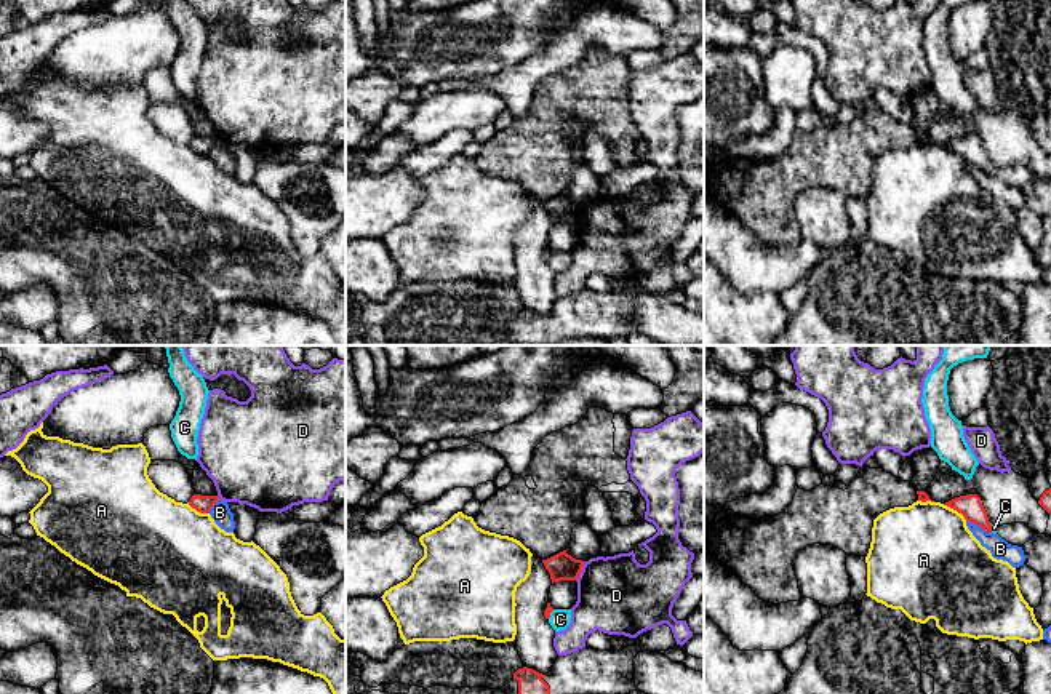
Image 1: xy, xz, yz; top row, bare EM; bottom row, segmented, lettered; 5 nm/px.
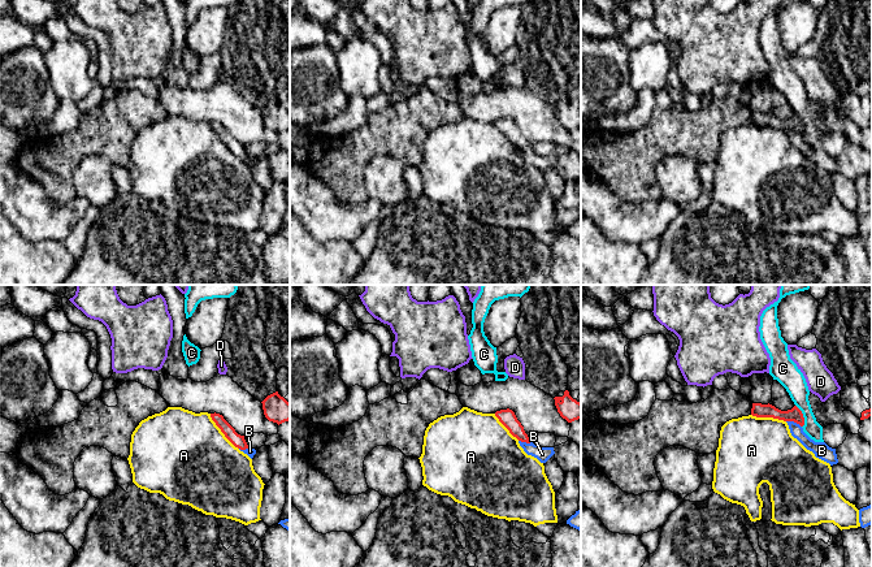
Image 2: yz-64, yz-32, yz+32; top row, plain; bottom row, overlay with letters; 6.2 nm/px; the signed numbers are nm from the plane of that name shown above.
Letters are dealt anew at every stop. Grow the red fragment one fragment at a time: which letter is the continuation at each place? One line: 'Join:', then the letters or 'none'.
Join: none

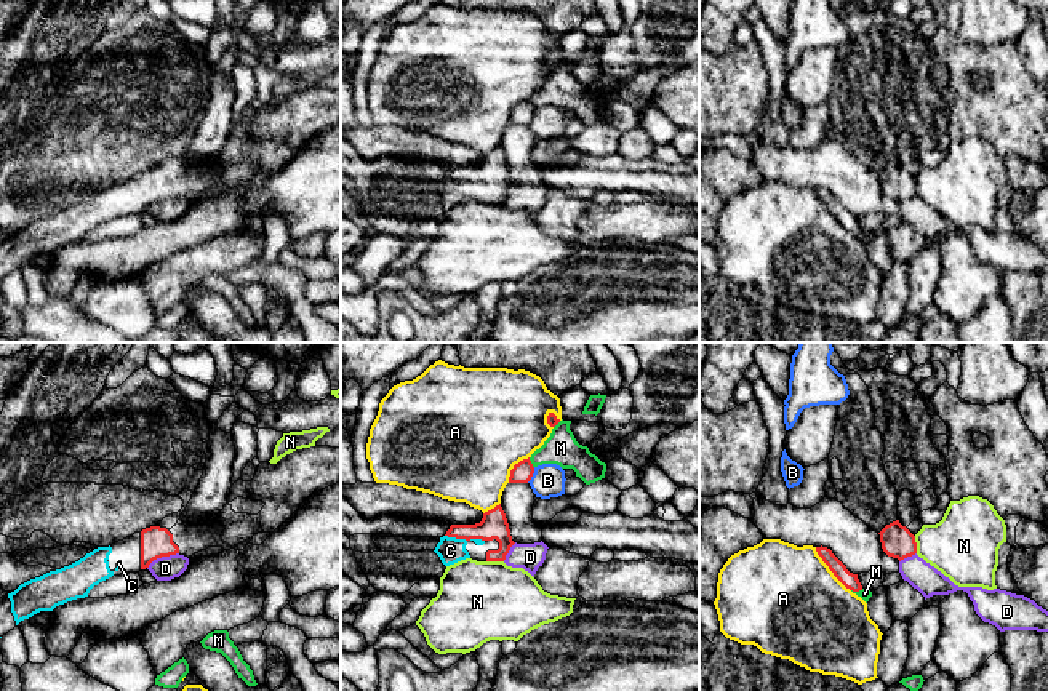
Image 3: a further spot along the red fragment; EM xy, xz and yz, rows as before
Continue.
Join: C

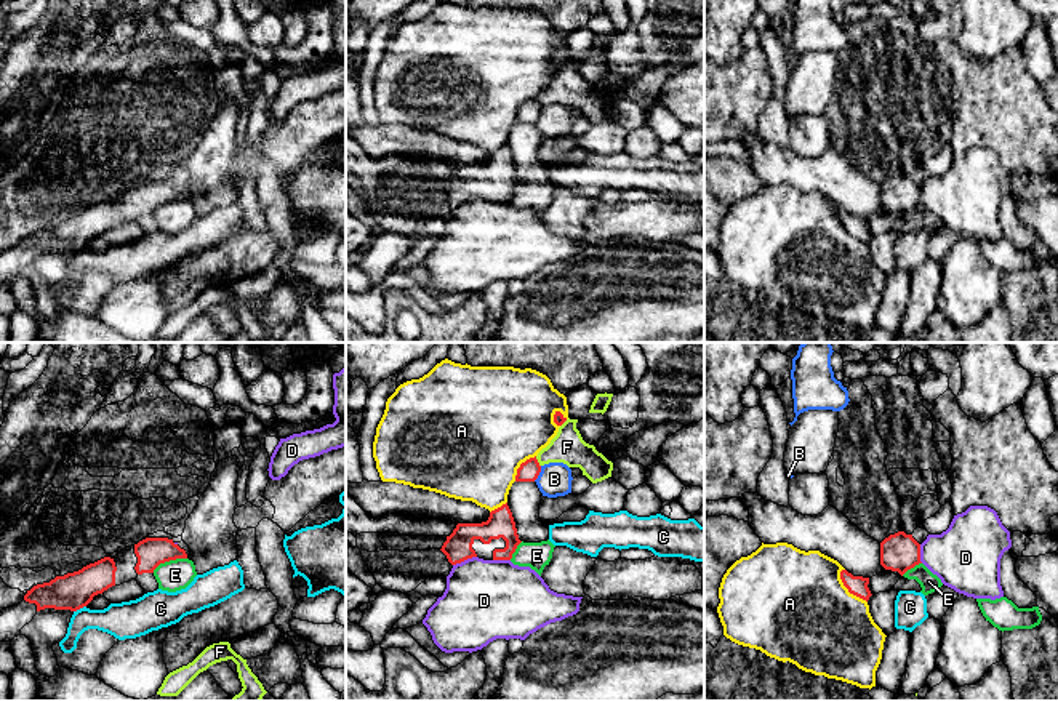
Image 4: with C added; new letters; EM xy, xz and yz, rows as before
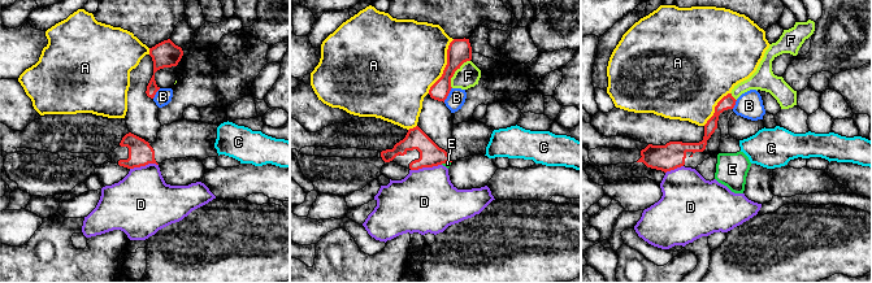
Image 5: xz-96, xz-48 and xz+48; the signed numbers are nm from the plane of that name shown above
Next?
Join: none

